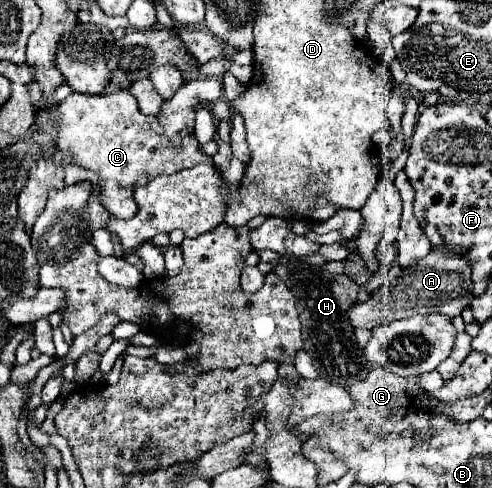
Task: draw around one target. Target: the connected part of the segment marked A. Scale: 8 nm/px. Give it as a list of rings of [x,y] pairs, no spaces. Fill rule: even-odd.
[[[430,250],[426,258],[420,262],[412,264],[410,268],[402,270],[402,274],[392,280],[382,284],[378,290],[372,292],[370,300],[364,304],[354,304],[348,312],[350,322],[354,328],[376,328],[378,324],[390,324],[398,318],[408,316],[410,312],[422,308],[454,308],[454,314],[462,312],[464,306],[470,306],[472,296],[470,296],[470,268],[466,268],[466,260],[462,256],[442,256],[438,250]]]

